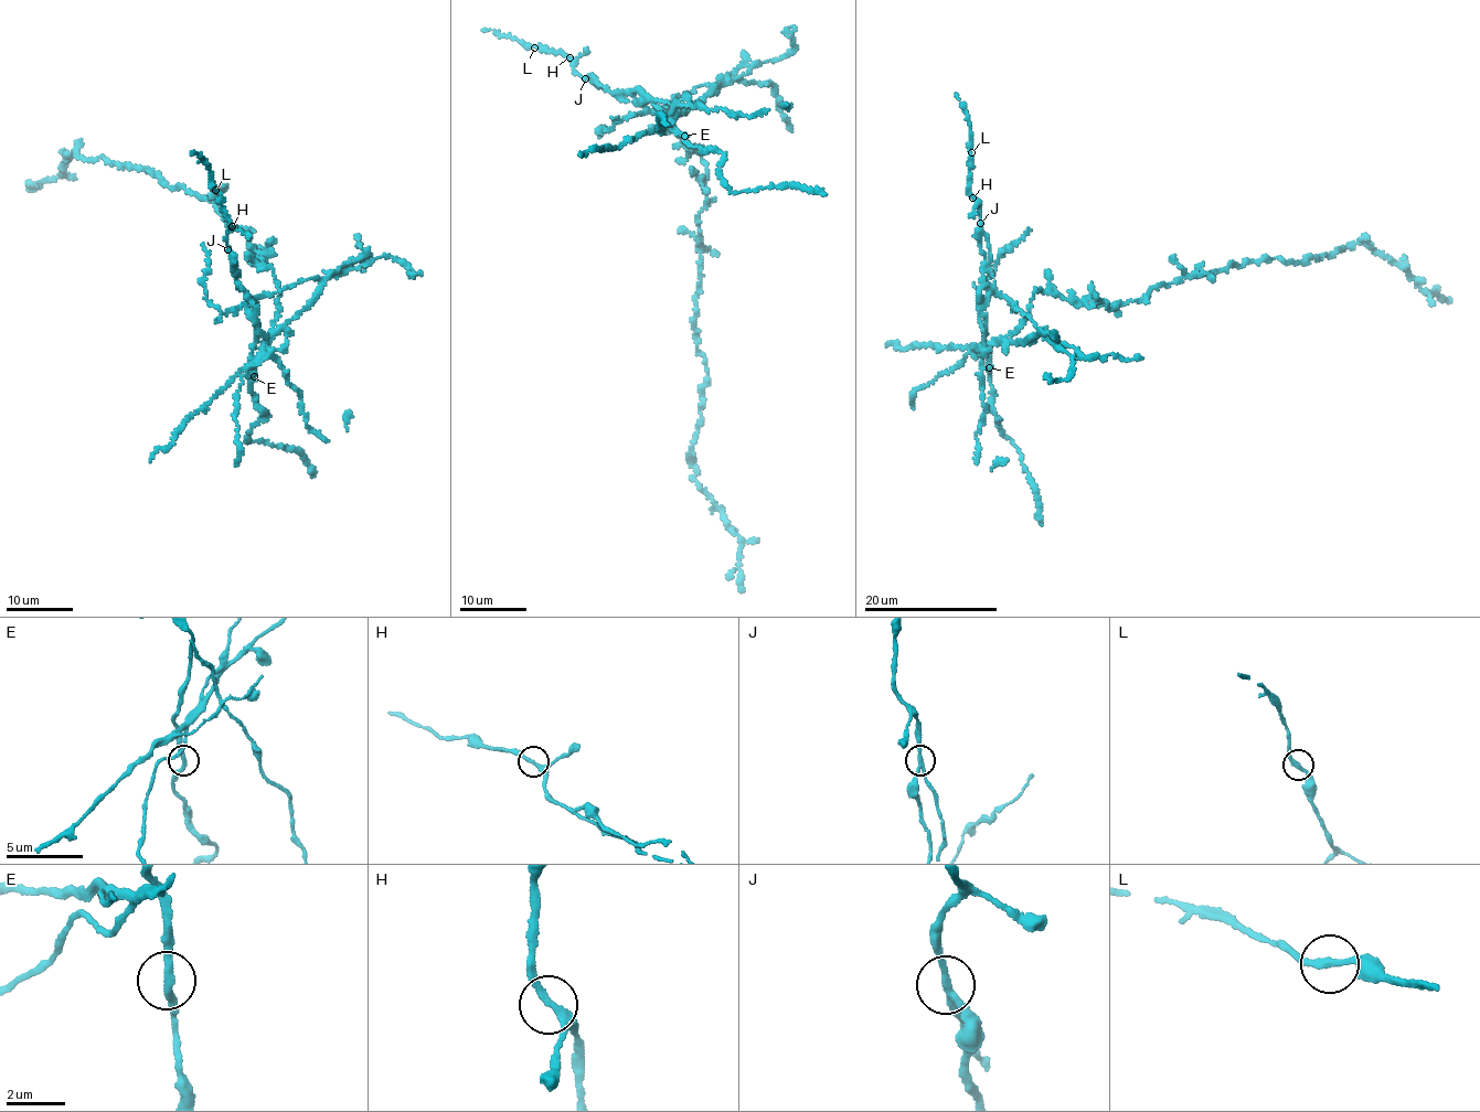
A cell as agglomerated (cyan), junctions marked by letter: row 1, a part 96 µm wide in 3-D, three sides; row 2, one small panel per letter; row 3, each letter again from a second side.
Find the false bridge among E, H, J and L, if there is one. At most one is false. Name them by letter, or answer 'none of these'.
J

